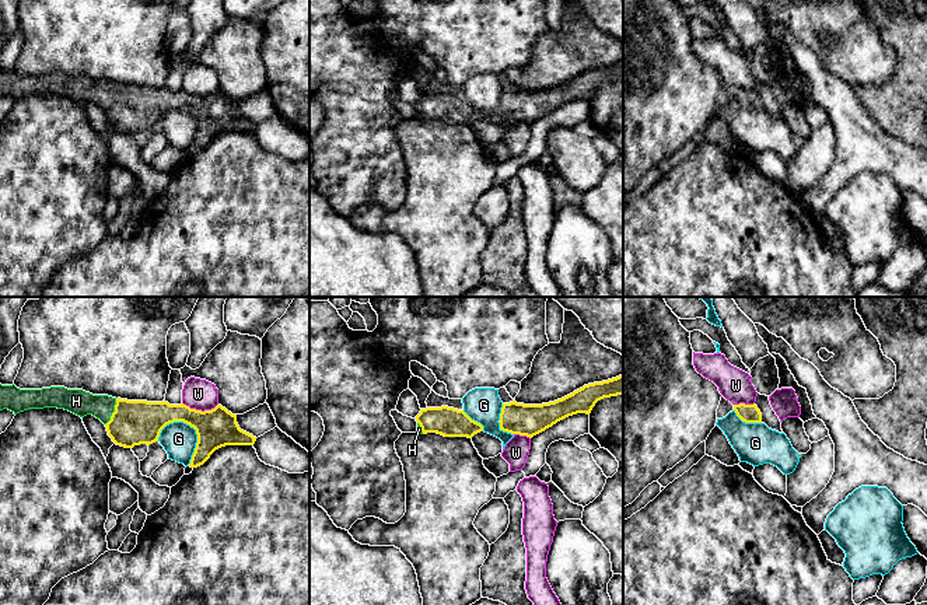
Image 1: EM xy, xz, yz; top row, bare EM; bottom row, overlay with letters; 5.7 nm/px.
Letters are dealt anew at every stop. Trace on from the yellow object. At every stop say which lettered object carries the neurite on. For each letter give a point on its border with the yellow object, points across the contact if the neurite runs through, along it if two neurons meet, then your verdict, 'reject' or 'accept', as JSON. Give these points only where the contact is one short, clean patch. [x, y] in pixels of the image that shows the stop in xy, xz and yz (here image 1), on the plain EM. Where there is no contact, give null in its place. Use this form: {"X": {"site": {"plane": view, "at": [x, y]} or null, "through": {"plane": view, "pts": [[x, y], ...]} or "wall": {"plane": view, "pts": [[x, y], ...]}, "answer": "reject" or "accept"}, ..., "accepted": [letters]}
{"G": {"site": {"plane": "xy", "at": [196, 119]}, "wall": {"plane": "xy", "pts": [[167, 109], [185, 108], [195, 116], [196, 133], [189, 150]]}, "answer": "reject"}, "H": {"site": {"plane": "xy", "at": [114, 98]}, "through": {"plane": "xy", "pts": [[133, 108], [126, 108], [114, 98], [98, 91], [76, 87]]}, "answer": "accept"}, "W": {"site": {"plane": "xy", "at": [200, 97]}, "wall": {"plane": "xy", "pts": [[182, 88], [202, 97], [210, 97], [217, 91]]}, "answer": "reject"}, "accepted": ["H"]}

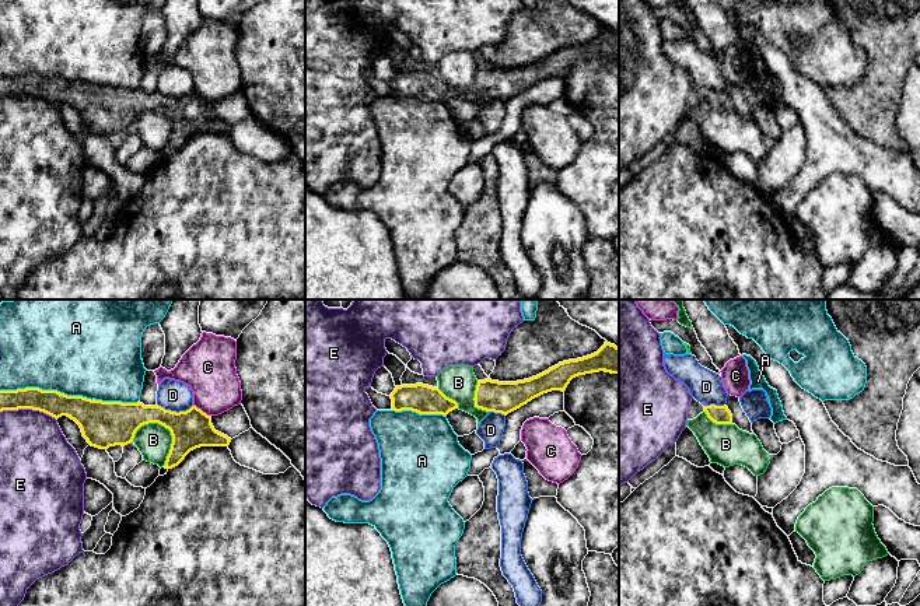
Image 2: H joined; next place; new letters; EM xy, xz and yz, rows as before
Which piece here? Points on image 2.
{"A": {"site": {"plane": "xy", "at": [69, 83]}, "answer": "reject"}, "B": {"site": {"plane": "xy", "at": [171, 121]}, "wall": {"plane": "xy", "pts": [[142, 111], [160, 109], [170, 118], [171, 135], [164, 151]]}, "answer": "reject"}, "C": {"site": {"plane": "xy", "at": [200, 97]}, "wall": {"plane": "xy", "pts": [[193, 91], [210, 102]]}, "answer": "reject"}, "D": {"site": {"plane": "xy", "at": [175, 98]}, "wall": {"plane": "xy", "pts": [[157, 90], [177, 98], [185, 98], [192, 93]]}, "answer": "reject"}, "E": {"site": {"plane": "xy", "at": [28, 94]}, "answer": "reject"}, "accepted": []}

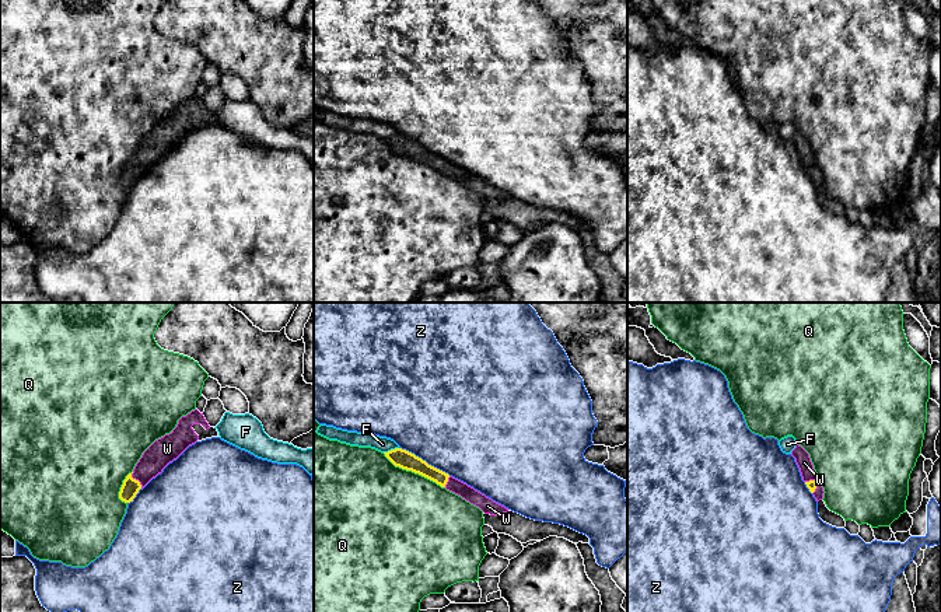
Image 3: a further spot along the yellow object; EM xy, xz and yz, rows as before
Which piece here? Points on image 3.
{"F": {"site": {"plane": "xz", "at": [391, 136]}, "answer": "reject"}, "Q": {"site": {"plane": "xz", "at": [413, 157]}, "answer": "reject"}, "W": {"site": {"plane": "xy", "at": [136, 167]}, "through": {"plane": "xy", "pts": [[130, 172], [136, 167], [164, 136]]}, "answer": "accept"}, "Z": {"site": {"plane": "xz", "at": [424, 147]}, "answer": "reject"}, "accepted": ["W"]}

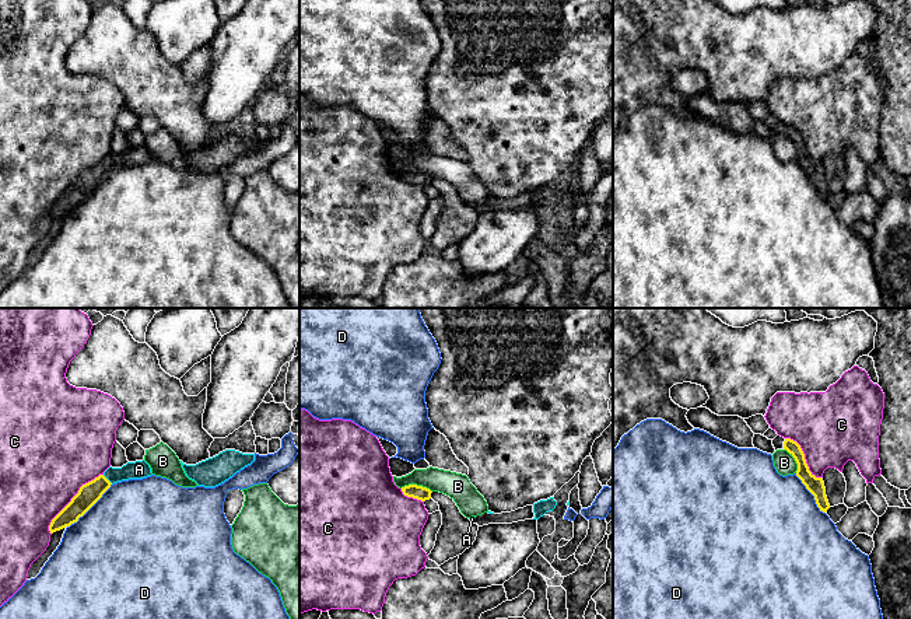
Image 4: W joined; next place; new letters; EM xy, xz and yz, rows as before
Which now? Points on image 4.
{"A": {"site": {"plane": "xy", "at": [107, 165]}, "through": {"plane": "xy", "pts": [[90, 179], [107, 165], [139, 156]]}, "answer": "accept"}, "B": {"site": {"plane": "xz", "at": [416, 171]}, "answer": "reject"}, "C": {"site": {"plane": "xy", "at": [72, 186]}, "answer": "reject"}, "D": {"site": {"plane": "xy", "at": [90, 193]}, "answer": "reject"}, "accepted": ["A"]}

